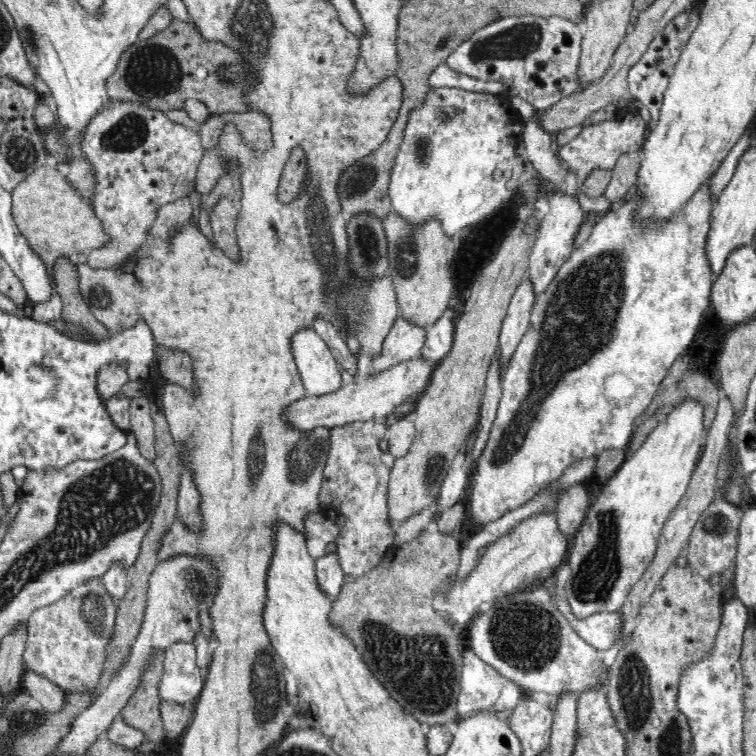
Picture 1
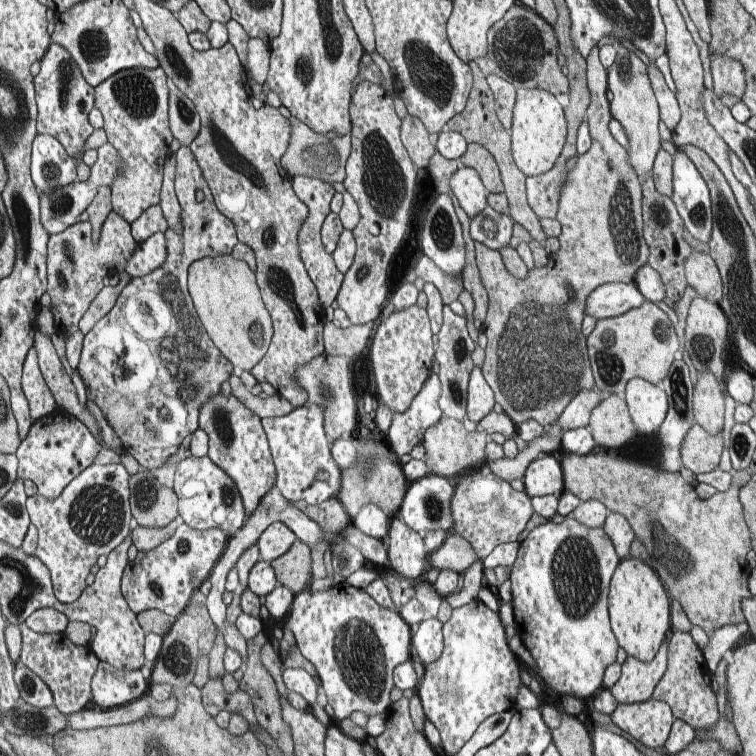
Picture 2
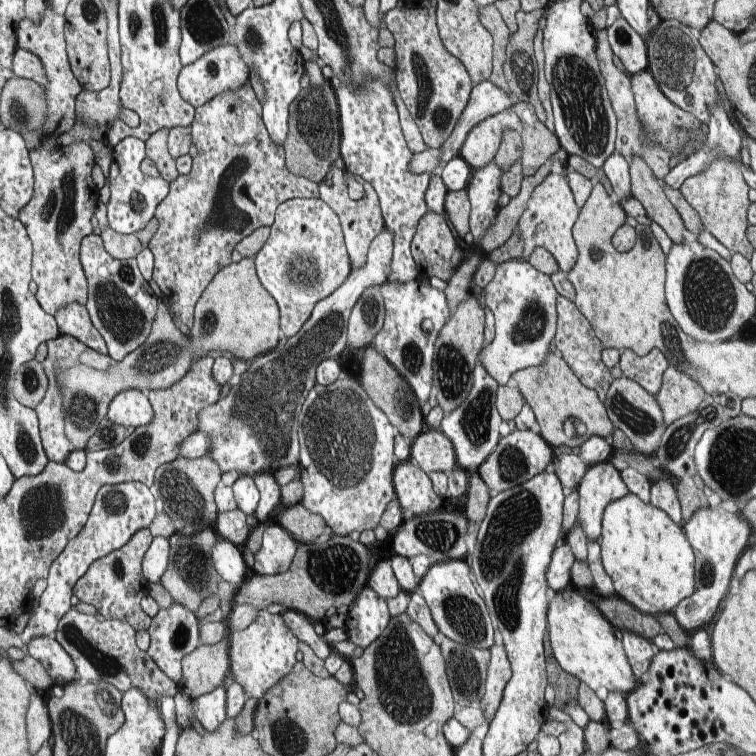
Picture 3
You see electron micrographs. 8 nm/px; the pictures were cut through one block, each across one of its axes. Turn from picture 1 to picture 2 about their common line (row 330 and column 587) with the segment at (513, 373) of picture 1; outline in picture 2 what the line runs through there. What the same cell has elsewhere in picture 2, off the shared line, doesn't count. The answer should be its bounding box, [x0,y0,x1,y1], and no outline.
[510,515,621,700]

